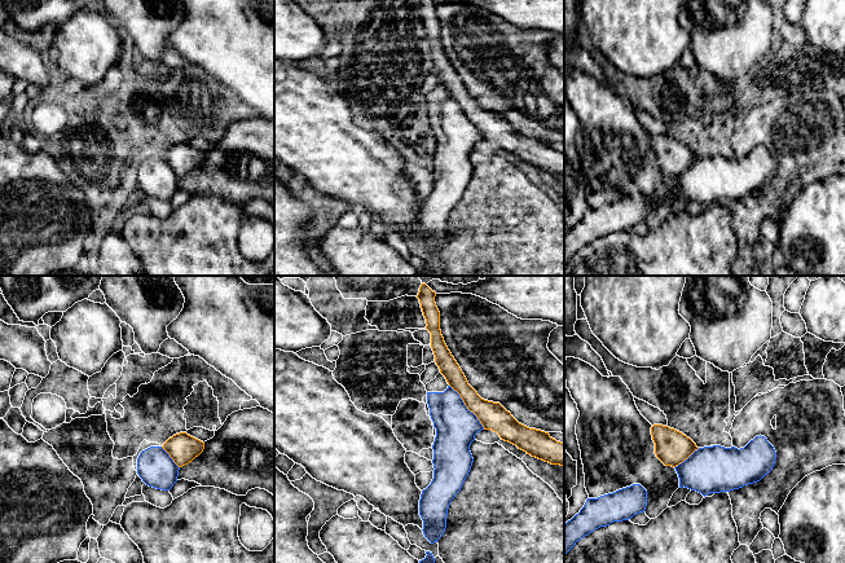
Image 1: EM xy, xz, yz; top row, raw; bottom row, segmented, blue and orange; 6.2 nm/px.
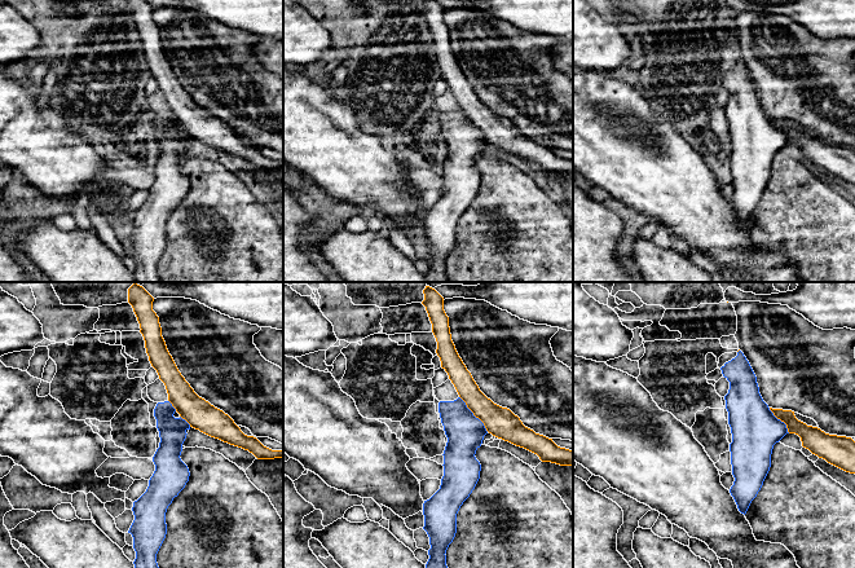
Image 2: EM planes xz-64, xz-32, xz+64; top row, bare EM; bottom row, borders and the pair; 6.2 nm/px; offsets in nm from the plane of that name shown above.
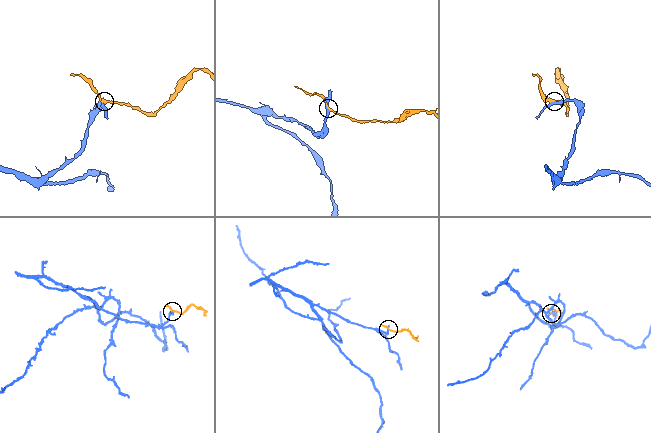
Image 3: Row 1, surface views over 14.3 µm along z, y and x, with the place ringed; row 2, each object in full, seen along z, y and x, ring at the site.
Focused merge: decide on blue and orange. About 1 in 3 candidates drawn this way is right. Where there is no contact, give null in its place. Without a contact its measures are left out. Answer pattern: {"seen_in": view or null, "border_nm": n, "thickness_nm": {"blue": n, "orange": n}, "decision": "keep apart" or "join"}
{"seen_in": "xz", "border_nm": 360, "thickness_nm": {"blue": 260, "orange": 170}, "decision": "keep apart"}

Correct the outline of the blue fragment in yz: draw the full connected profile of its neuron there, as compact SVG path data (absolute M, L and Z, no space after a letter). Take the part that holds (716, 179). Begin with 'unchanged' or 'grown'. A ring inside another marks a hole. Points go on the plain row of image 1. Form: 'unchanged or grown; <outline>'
unchanged; M756 146L744 158L704 157L675 176L679 198L701 203L730 202L760 192L776 170L774 157L765 146Z

